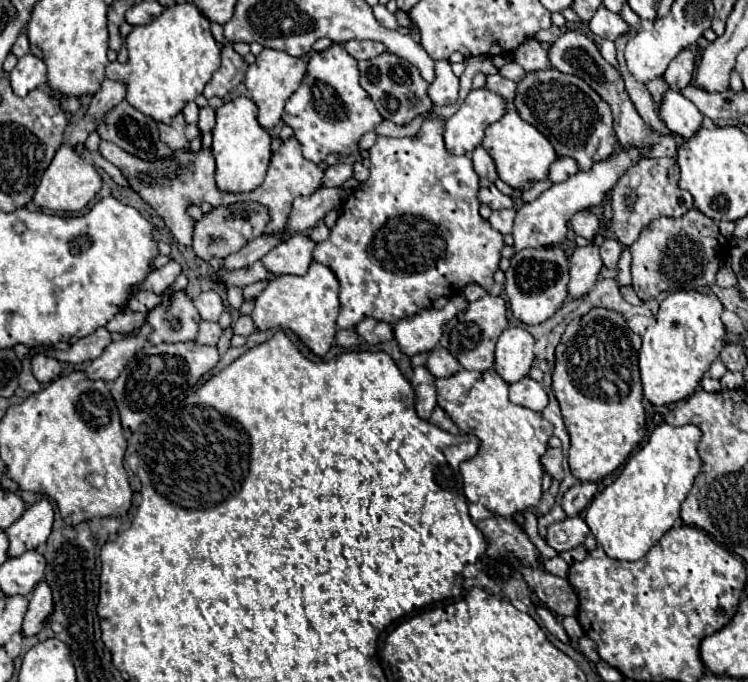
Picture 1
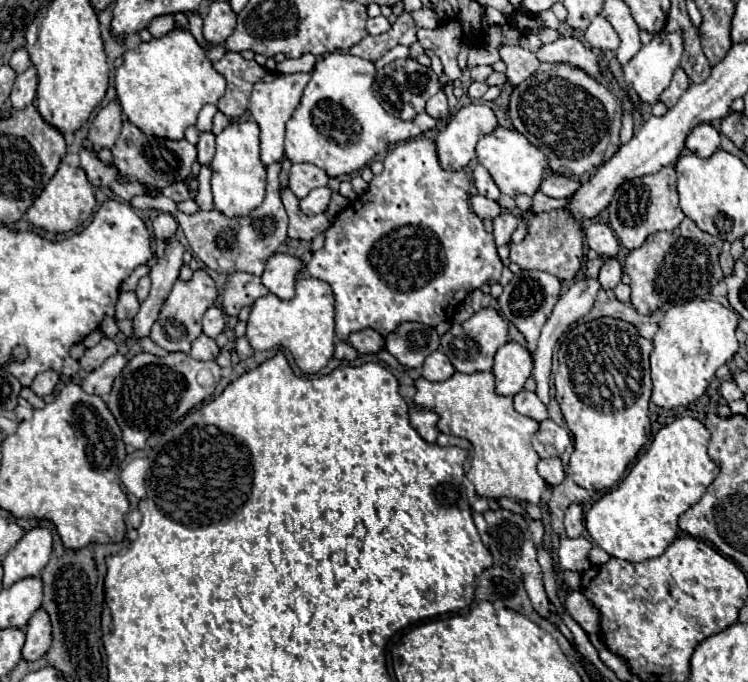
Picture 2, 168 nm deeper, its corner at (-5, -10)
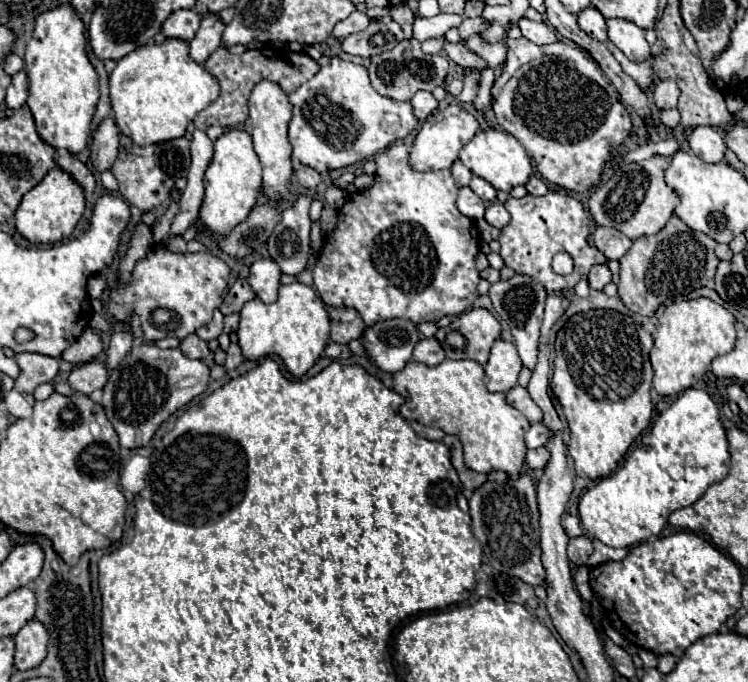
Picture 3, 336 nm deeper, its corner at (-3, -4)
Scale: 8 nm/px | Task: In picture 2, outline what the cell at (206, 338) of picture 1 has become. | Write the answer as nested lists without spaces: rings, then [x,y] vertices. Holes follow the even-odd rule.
[[[201,334],[193,344],[191,344],[191,352],[189,352],[195,360],[215,360],[219,354],[219,346],[215,344],[213,338]]]

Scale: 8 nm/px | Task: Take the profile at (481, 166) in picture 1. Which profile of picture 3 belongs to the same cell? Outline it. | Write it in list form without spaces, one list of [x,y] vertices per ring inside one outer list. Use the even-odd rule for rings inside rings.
[[[473,176],[471,178],[471,184],[469,184],[469,188],[477,194],[477,196],[481,196],[485,202],[495,202],[495,198],[497,198],[497,190],[487,182],[487,180],[483,180],[483,178],[479,178],[479,176]]]

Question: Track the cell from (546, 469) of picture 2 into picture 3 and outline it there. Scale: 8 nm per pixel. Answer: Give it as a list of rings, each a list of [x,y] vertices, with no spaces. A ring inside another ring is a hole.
[[[535,448],[535,450],[527,450],[527,456],[525,456],[525,462],[531,470],[543,470],[549,462],[551,454],[547,448]]]

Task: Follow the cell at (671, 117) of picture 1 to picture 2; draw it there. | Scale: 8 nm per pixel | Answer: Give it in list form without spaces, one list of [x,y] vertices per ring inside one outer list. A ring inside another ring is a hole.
[[[699,124],[685,140],[685,146],[701,156],[701,158],[709,158],[713,152],[719,150],[719,132],[711,126],[711,124]]]

